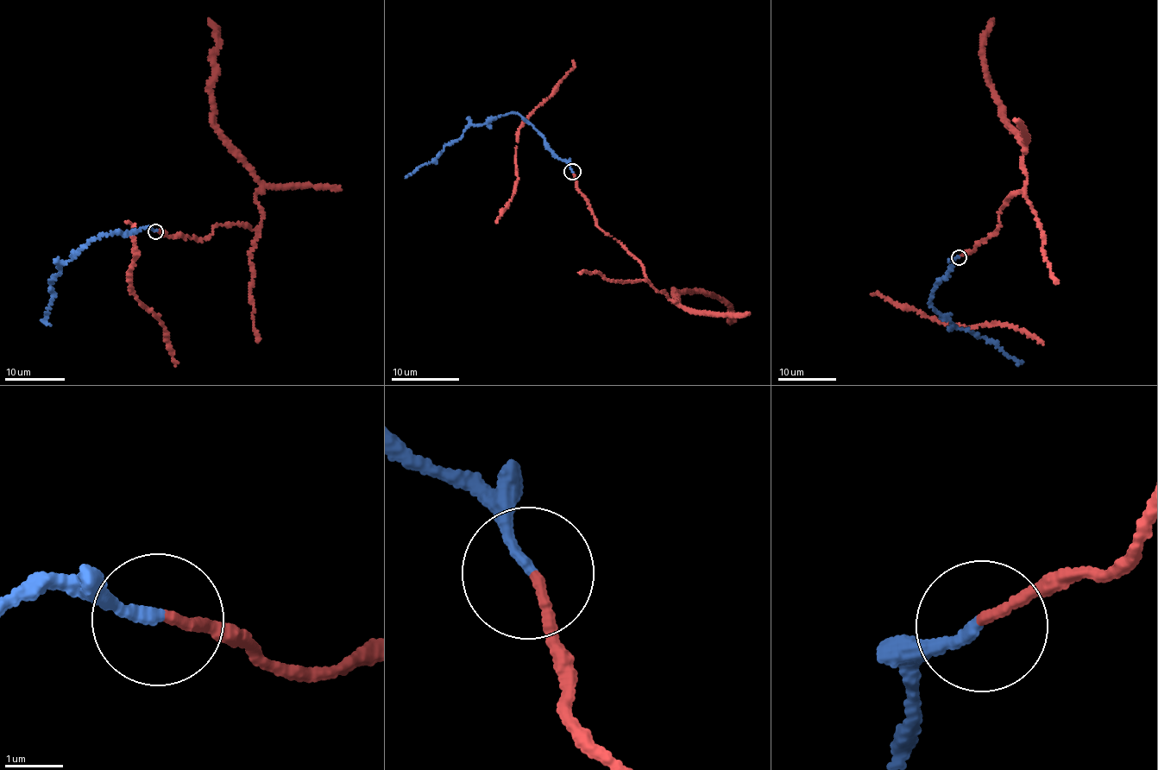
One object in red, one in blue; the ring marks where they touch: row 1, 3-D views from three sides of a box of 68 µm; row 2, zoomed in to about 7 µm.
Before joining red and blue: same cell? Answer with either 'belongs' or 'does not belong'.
belongs

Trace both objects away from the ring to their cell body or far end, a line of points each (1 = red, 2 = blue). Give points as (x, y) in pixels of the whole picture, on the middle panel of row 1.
1: (572, 173), (598, 228), (638, 260), (657, 289), (676, 304), (673, 292), (706, 293), (733, 310), (730, 321)
2: (571, 172), (548, 147), (544, 135), (517, 113), (470, 125), (459, 138), (443, 148), (437, 158), (411, 175)

